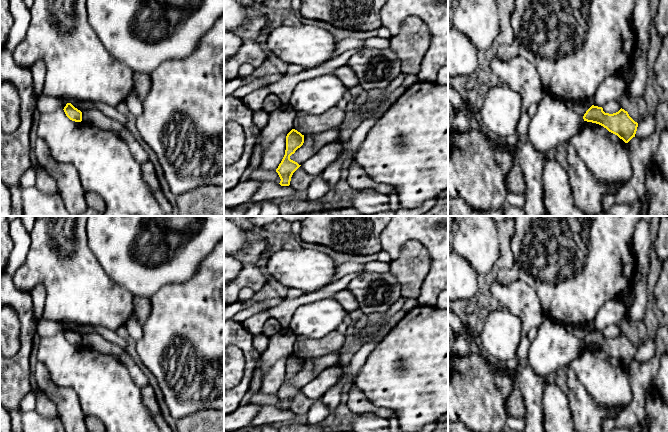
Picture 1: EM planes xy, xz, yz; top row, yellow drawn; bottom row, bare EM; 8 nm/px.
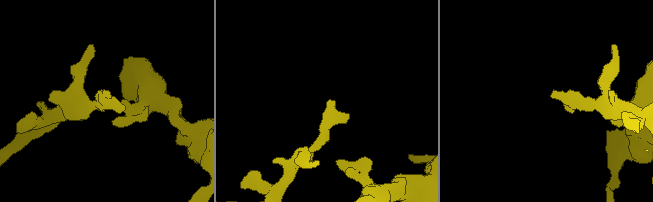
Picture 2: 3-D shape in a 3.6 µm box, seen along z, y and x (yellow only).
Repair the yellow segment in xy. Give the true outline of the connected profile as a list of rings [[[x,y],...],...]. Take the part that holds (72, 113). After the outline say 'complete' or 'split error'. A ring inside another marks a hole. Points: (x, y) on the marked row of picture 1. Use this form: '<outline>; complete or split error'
[[[67,103],[63,110],[70,120],[75,122],[82,121],[82,112],[75,108],[71,103]]]; complete

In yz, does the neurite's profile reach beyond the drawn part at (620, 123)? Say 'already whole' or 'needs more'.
already whole

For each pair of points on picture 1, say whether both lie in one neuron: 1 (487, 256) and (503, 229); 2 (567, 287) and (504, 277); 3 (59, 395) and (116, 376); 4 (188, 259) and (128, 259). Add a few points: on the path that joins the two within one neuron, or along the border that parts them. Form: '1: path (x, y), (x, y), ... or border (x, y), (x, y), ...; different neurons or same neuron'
1: border (497, 226), (499, 258), (495, 262); different neurons
2: path (551, 285), (534, 283), (526, 275), (520, 275); same neuron
3: border (52, 379), (58, 386), (73, 389), (83, 411); different neurons
4: path (173, 259), (143, 259); same neuron

